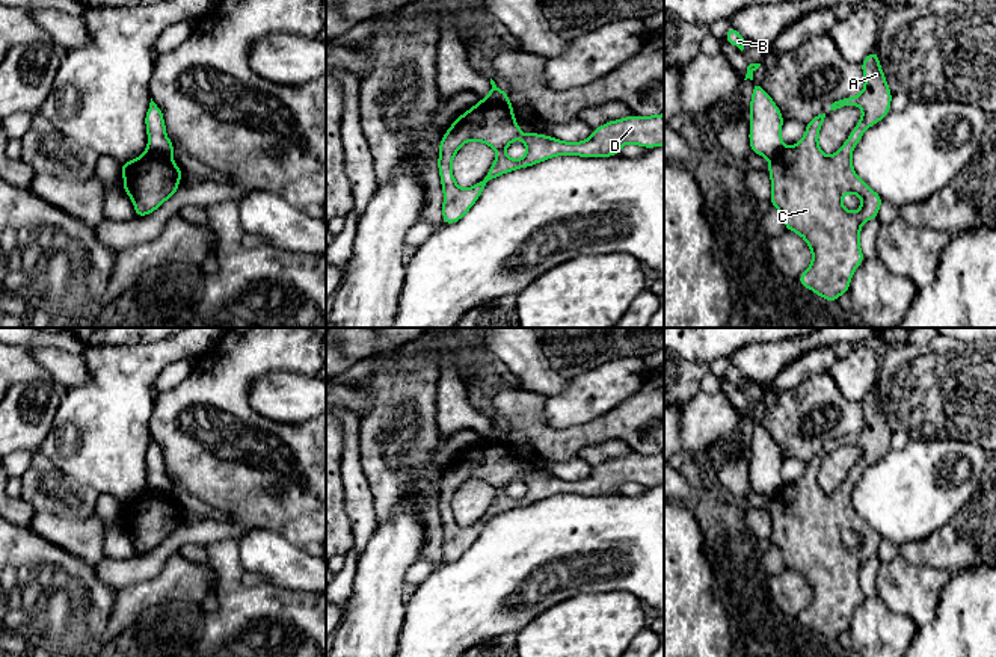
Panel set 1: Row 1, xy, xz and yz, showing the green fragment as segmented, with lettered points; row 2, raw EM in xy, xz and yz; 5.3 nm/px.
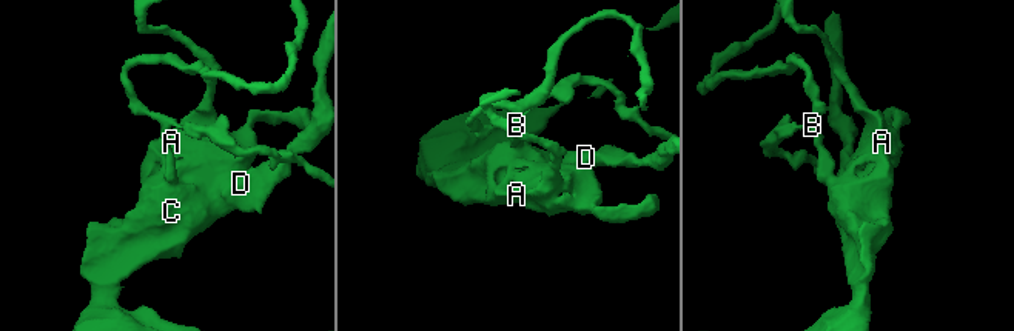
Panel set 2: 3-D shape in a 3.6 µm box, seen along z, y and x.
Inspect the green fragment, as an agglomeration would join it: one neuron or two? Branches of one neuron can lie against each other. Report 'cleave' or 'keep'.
cleave

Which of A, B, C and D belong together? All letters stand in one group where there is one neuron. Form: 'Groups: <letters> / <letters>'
Groups: A C D / B

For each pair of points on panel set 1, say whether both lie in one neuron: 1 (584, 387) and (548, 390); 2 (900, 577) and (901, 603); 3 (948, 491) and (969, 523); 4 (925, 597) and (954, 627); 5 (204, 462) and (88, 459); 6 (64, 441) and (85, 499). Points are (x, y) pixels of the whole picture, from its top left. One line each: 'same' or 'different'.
1: different
2: same
3: different
4: different
5: different
6: different

